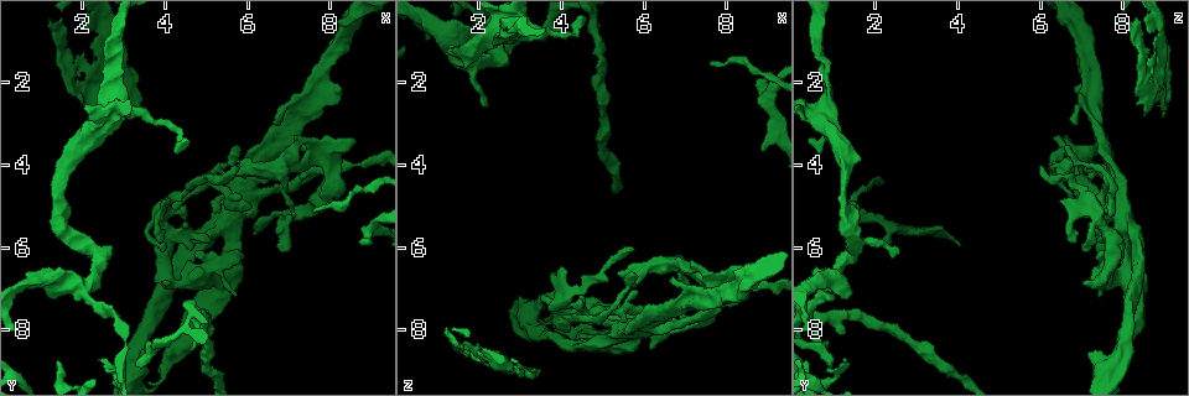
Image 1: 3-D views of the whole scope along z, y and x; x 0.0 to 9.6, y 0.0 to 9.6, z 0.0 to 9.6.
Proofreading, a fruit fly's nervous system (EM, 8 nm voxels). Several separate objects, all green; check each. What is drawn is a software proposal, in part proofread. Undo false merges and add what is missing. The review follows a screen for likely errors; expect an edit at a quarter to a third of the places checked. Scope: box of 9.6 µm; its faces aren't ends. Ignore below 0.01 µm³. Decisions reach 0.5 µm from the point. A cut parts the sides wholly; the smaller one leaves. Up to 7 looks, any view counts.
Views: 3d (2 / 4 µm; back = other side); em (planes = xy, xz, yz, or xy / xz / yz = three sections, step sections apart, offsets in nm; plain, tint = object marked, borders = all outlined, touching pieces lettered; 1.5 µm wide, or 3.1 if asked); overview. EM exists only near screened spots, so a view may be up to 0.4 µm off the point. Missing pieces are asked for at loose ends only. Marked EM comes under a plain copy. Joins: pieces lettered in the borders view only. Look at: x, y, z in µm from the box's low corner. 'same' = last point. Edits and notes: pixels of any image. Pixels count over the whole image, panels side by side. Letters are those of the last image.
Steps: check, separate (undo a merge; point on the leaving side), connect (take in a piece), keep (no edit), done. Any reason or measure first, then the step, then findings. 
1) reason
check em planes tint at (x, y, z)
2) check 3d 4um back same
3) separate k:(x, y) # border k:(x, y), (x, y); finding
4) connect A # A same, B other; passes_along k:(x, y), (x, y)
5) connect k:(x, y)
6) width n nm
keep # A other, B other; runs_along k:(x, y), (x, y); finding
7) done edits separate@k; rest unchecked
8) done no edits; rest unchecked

check em planes borders at (2.20, 6.00, 2.55)

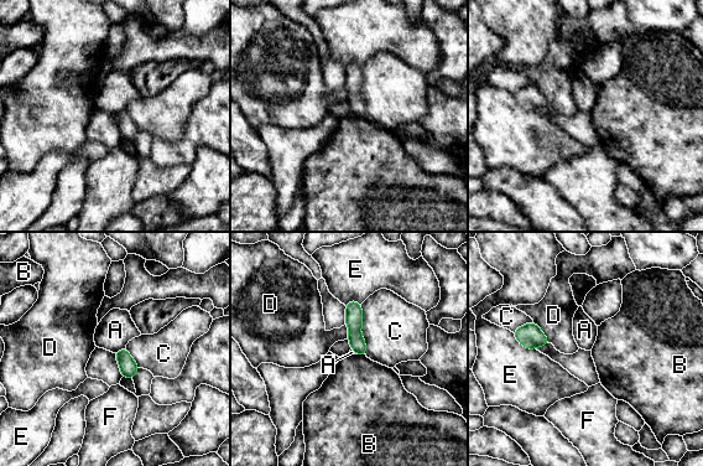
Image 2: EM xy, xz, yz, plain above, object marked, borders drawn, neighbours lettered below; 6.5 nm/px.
keep # A other, B other, C other, D other, E other, F other; runs_along 2:(353, 304), (354, 337), (363, 352); none of them fits

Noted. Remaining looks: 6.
an open end
check 3d 2um at (8.80, 5.90, 1.90)

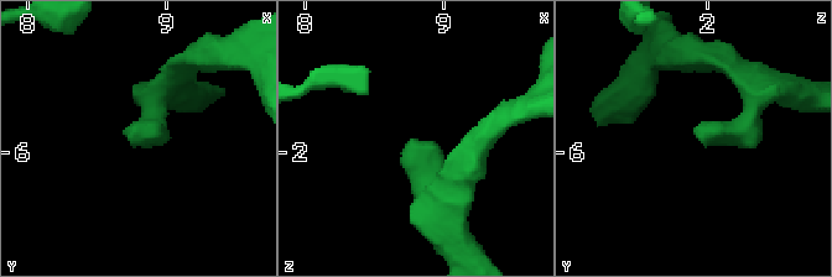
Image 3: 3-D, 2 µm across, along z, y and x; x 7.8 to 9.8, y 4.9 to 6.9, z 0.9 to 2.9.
check em planes borders at (8.76, 5.92, 1.96)

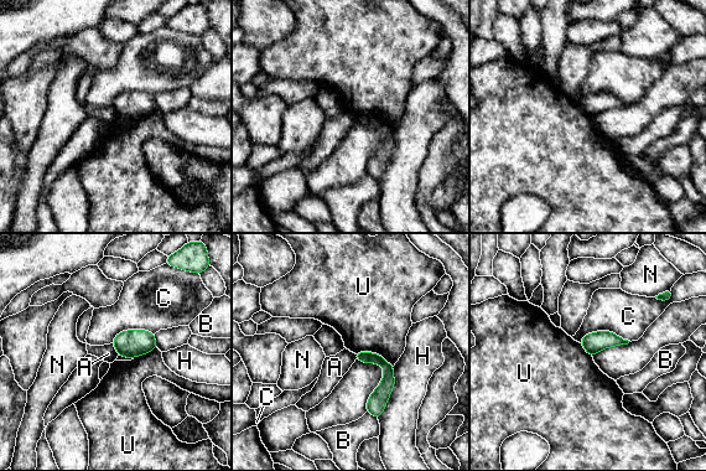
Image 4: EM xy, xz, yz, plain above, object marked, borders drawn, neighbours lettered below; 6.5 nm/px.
keep # A other, B other, C other, H other, N other, U other; runs_along 4:(359, 355), (388, 368), (377, 413); none of them fits

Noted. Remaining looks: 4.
an open end
check 3d 2um at (3.45, 2.75, 8.95)

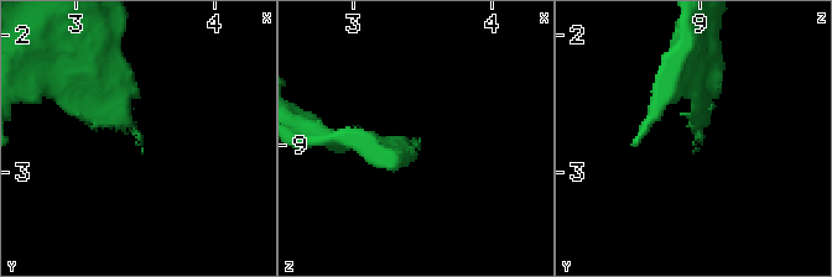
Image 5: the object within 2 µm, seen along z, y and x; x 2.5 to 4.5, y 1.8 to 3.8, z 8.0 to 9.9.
check em planes borders at (3.46, 2.74, 9.00)

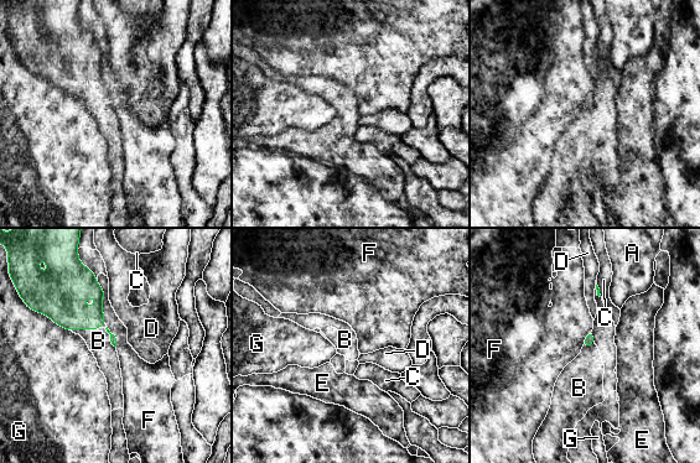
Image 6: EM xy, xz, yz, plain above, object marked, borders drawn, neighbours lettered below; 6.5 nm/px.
connect B # A other, B same, C other, D other, E other, F other, G other; passes_along 6:(62, 297), (84, 328), (98, 341); it goes on there

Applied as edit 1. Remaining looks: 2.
done edits connect@6; rest unchecked

